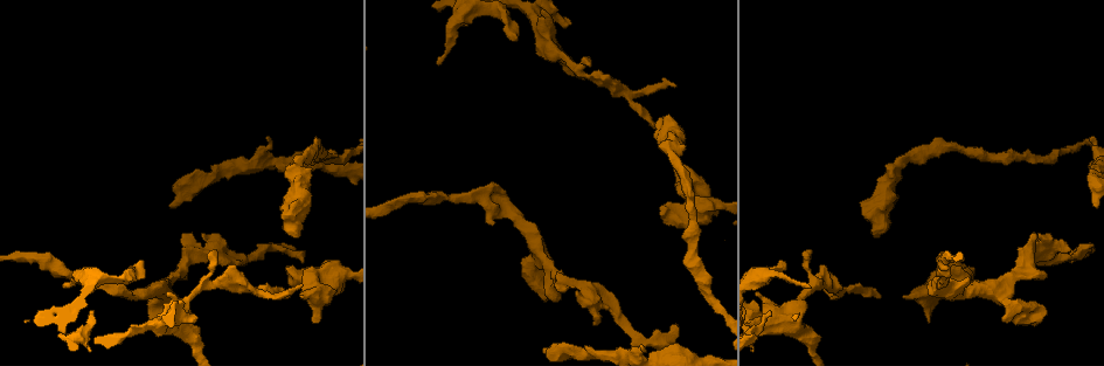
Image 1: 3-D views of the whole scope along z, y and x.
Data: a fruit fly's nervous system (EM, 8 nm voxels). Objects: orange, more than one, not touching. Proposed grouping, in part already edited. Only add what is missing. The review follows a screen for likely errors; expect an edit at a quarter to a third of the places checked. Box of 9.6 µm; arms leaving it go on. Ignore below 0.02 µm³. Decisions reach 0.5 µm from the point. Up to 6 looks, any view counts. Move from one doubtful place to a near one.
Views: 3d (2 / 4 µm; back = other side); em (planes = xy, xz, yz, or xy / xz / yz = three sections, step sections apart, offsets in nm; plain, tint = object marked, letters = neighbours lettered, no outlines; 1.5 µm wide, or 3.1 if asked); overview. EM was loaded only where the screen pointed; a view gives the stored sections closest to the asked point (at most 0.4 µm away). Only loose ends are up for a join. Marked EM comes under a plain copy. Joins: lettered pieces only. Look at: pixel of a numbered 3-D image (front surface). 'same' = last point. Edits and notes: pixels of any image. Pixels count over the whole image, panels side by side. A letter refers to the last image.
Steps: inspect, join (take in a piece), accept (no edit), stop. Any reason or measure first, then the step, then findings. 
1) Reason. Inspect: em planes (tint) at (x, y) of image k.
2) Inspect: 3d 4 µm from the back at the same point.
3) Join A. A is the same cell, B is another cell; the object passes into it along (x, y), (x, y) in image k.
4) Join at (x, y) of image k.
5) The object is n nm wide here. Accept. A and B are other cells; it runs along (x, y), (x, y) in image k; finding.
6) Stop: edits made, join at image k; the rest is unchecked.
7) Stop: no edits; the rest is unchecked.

Stops while still wide. Inspect: em planes (letters) at (903, 296) of image 1.

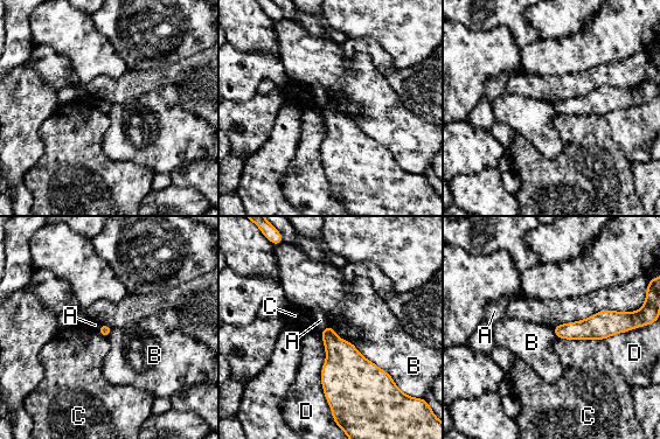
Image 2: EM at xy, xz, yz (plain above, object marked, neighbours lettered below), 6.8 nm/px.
Accept. A, B, C and D are other cells; a border runs along (362, 355), (383, 369), (394, 380) in image 2; no lettered piece goes on from it.

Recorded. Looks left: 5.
Inspect: em planes (tint) at (970, 270) of image 1.

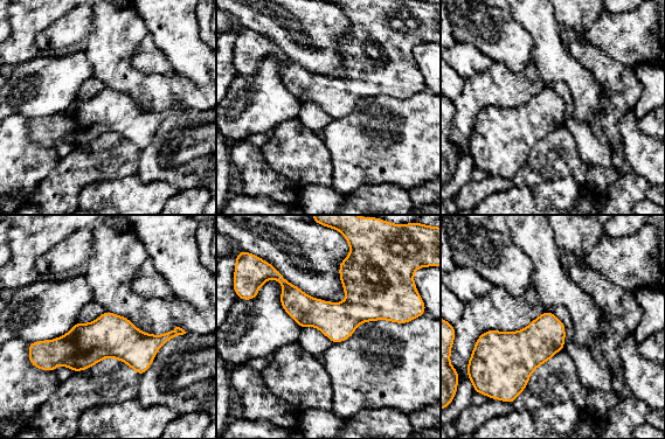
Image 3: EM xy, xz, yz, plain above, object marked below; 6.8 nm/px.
What lies round it. Inspect: em planes (letters) at the same point.

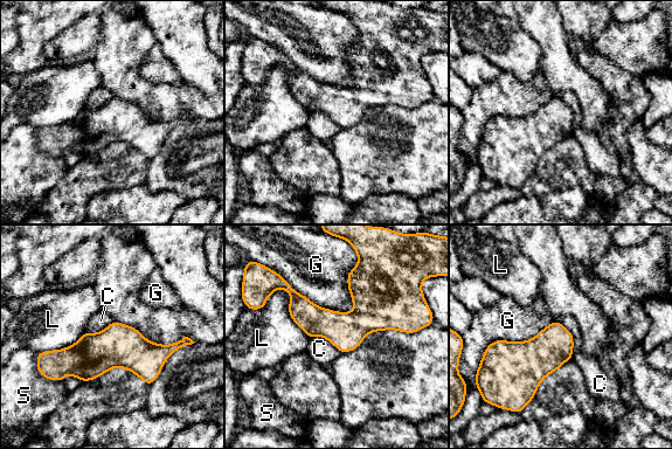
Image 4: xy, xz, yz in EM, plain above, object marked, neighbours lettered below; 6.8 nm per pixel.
The object is 260 nm wide here. Accept. C, G, L and S are other cells; it runs along (182, 343), (160, 353), (44, 354) in image 4; none of them fits.

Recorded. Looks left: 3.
An open end. Inspect: em yz step 4 (letters) at (1070, 251) of image 1.

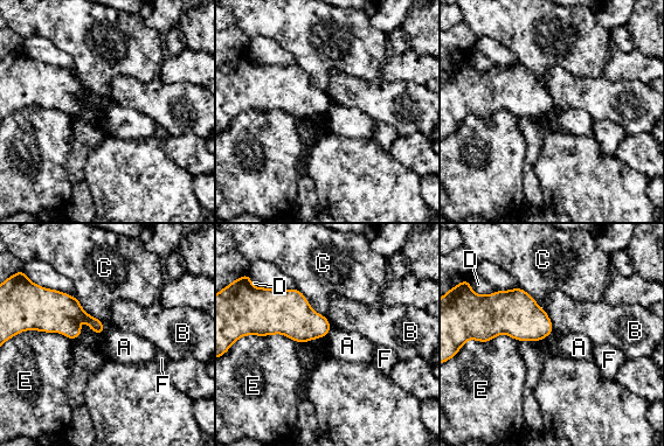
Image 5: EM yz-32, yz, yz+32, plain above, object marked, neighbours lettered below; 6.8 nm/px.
Inspect: em planes (letters) at the same point.

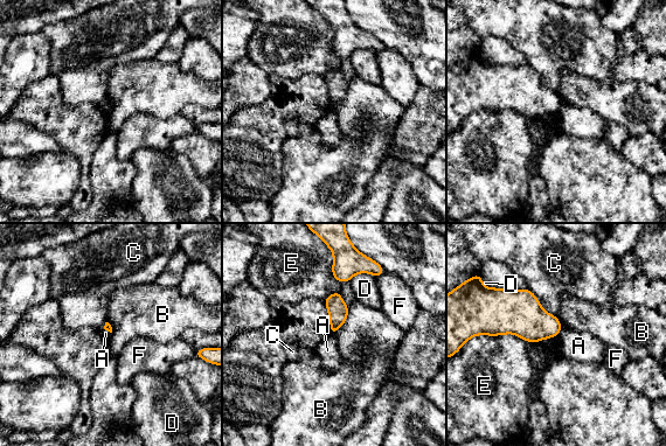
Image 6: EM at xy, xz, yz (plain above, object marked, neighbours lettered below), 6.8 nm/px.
Accept. A, B, C, D, E and F are other cells; a border runs along (349, 307), (346, 321), (334, 335) in image 6; none of them fits.

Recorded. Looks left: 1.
Stop: no edits; the rest is unchecked.

